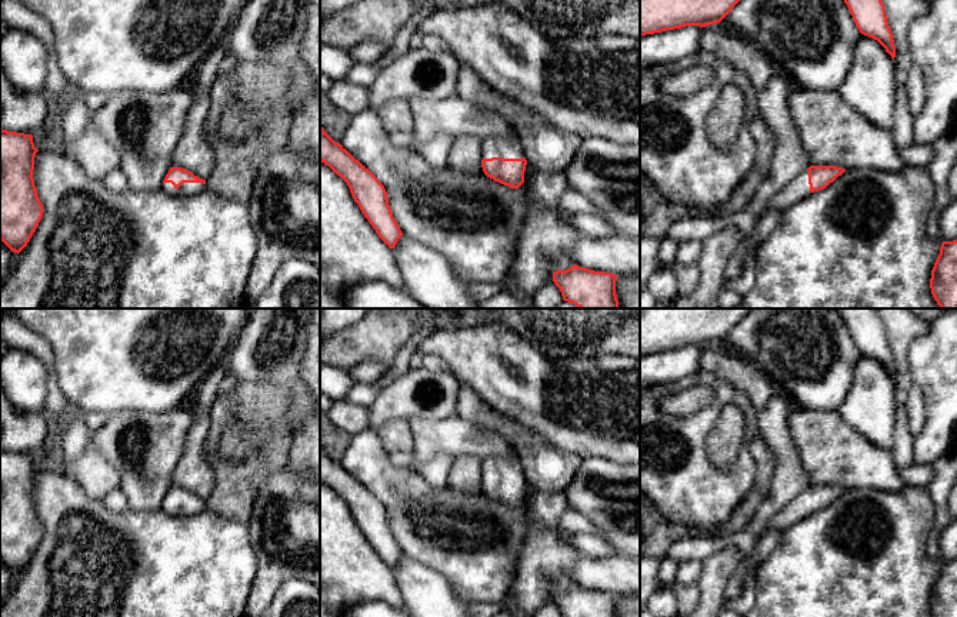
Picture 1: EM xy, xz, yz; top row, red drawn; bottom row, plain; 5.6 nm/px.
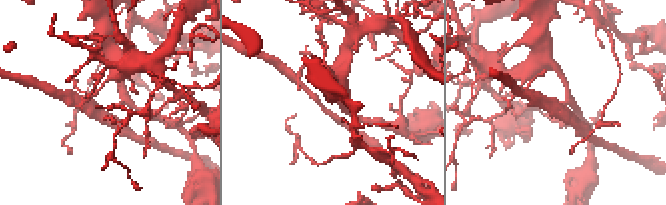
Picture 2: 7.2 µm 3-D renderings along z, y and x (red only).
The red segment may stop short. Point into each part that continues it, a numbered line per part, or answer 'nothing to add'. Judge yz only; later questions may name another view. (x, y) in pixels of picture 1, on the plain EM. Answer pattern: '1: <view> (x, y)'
1: yz (797, 509)

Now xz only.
1: xz (507, 467)

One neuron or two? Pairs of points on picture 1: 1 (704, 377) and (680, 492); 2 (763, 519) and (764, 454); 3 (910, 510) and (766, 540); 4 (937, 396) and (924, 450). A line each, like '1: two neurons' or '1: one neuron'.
1: one neuron
2: two neurons
3: two neurons
4: one neuron

